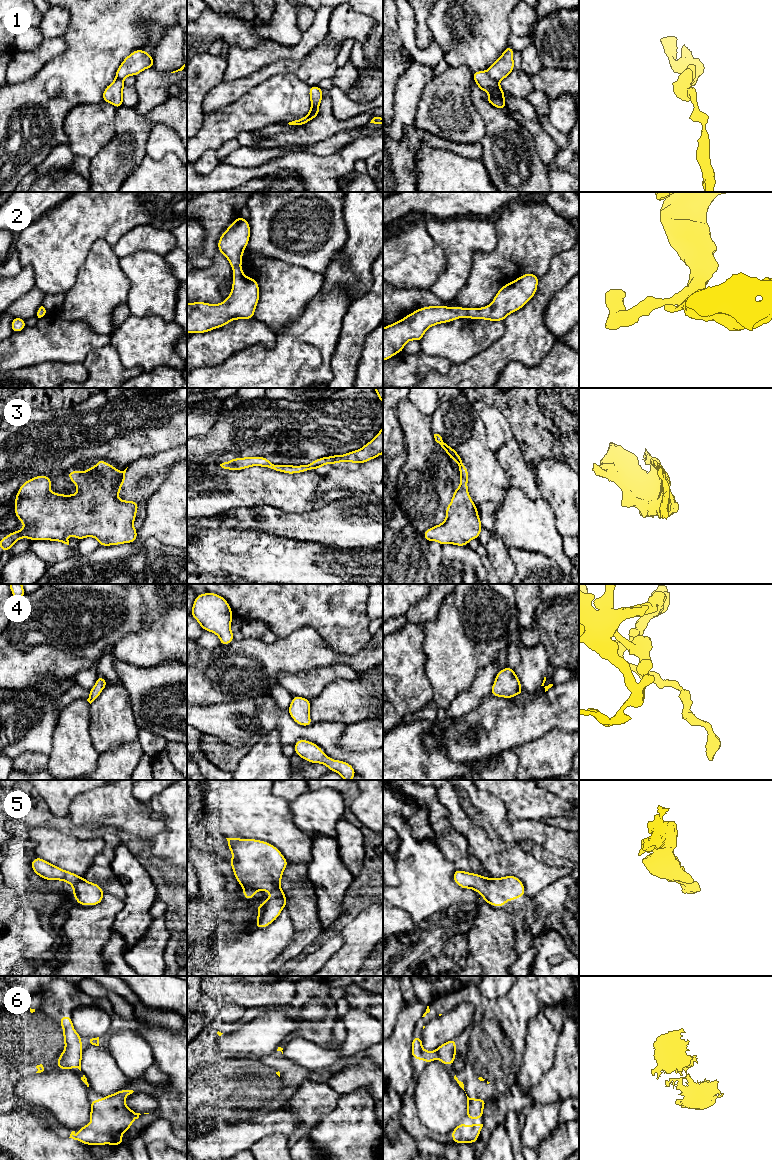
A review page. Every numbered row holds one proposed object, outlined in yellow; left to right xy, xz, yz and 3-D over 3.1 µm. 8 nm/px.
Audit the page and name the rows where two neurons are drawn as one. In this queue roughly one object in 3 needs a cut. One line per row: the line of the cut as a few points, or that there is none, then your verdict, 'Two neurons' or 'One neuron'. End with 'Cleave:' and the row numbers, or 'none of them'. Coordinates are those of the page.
1: Split along xz (318, 105), (312, 111), (309, 119). Two neurons
2: No split. One neuron
3: No split. One neuron
4: No split. One neuron
5: No split. One neuron
6: Split along xy (83, 1076), (86, 1080). Two neurons
Cleave: 1, 6

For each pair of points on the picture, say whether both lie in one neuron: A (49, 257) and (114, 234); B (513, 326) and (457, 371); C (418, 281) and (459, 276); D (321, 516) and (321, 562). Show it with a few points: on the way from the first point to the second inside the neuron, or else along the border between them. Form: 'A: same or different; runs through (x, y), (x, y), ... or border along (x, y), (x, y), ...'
A: same; runs through (65, 242), (73, 234), (98, 234)
B: same; runs through (507, 343), (479, 371), (474, 371)
C: different; border along (446, 257), (446, 267), (428, 289)
D: different; border along (298, 540), (335, 544), (344, 549)

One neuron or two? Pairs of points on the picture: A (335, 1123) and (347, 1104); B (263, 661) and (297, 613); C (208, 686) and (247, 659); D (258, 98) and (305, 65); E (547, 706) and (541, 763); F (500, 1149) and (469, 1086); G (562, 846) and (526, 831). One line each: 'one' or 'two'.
A: one
B: two
C: one
D: two
E: two
F: two
G: one

